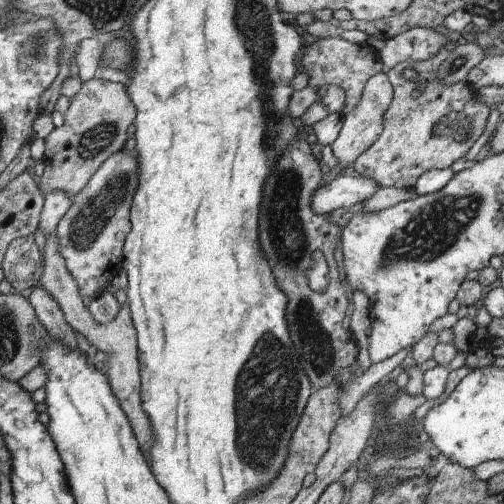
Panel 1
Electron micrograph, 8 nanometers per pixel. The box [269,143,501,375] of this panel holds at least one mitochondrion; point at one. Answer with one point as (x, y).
(436, 227)

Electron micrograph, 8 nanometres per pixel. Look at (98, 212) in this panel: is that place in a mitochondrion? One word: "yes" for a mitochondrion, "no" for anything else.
yes

